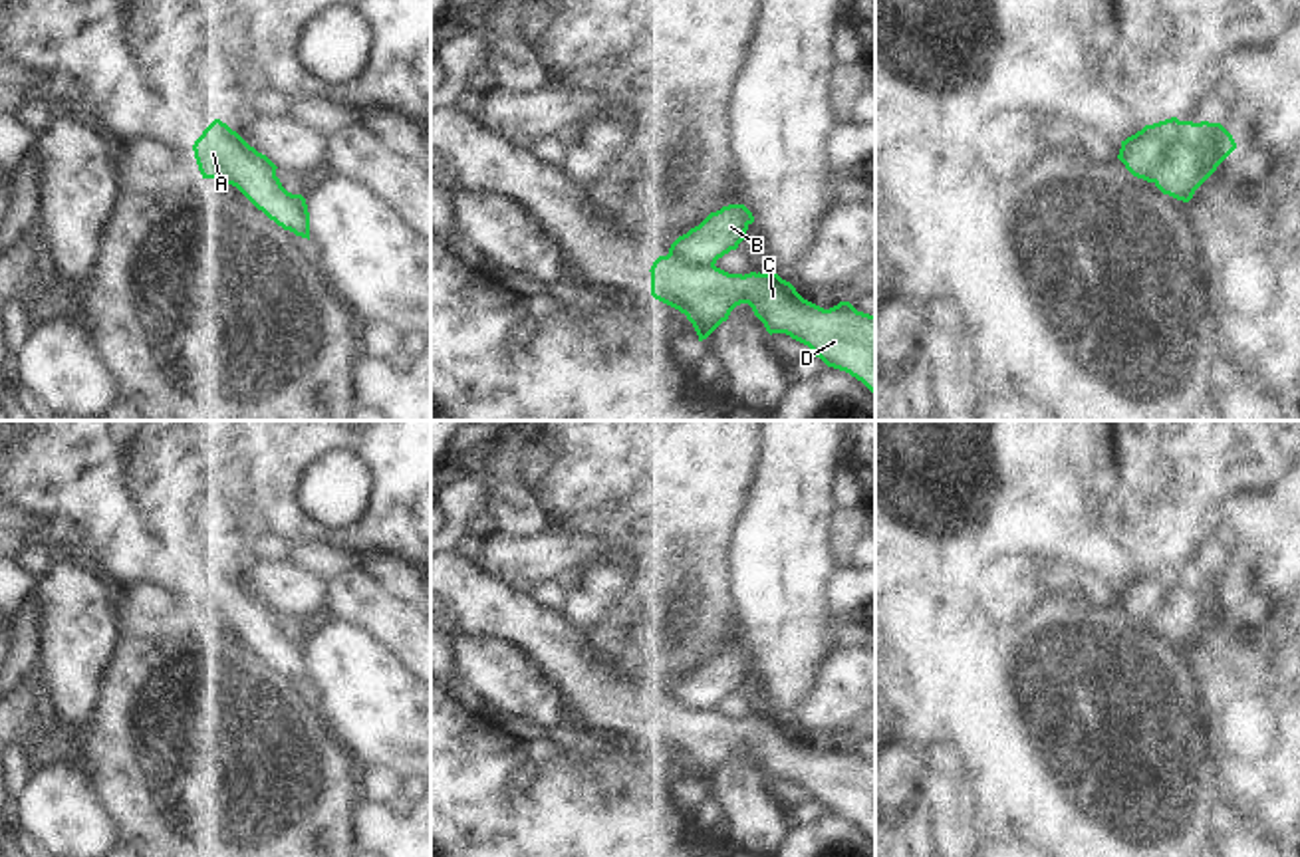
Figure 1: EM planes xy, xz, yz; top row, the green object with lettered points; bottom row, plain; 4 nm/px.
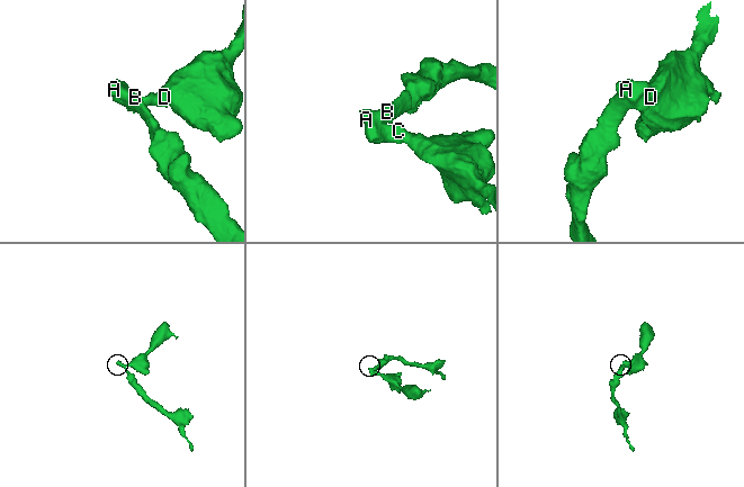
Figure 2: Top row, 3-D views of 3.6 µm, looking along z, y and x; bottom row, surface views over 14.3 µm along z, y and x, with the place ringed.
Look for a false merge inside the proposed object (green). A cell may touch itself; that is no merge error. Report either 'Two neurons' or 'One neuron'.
Two neurons.

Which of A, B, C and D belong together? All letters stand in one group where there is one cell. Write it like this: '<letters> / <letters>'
A B / C D

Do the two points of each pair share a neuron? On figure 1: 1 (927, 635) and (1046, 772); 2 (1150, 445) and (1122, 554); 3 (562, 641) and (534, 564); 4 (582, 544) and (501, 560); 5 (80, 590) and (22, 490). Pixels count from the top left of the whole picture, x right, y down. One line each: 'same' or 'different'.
1: same
2: different
3: different
4: same
5: different

